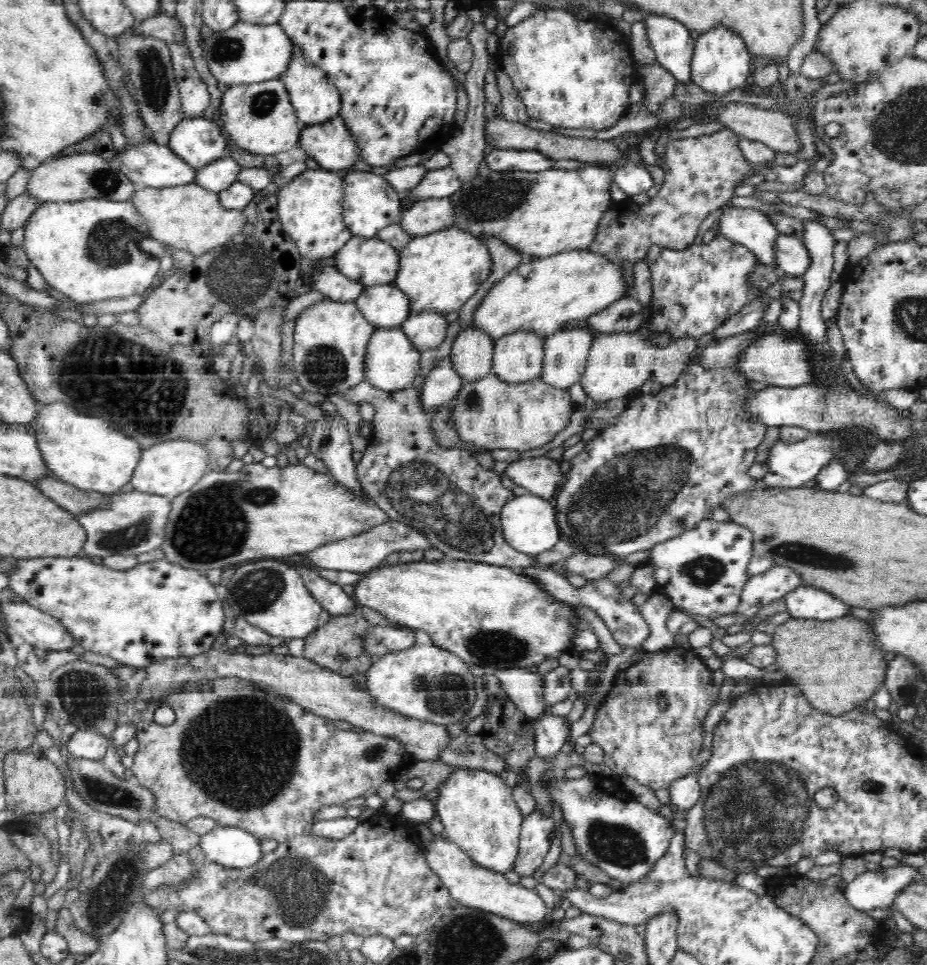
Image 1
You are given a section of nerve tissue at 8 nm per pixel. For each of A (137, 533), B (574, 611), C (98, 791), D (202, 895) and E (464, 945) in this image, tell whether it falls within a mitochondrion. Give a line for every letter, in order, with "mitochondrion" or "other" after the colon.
A: mitochondrion
B: other
C: mitochondrion
D: other
E: mitochondrion

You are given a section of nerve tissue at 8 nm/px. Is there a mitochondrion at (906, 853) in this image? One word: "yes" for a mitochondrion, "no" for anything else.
no

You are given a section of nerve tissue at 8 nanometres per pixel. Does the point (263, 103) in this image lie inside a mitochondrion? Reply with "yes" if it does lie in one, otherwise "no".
yes

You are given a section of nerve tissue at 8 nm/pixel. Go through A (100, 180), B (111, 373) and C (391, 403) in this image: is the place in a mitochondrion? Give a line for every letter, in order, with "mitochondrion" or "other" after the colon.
A: mitochondrion
B: mitochondrion
C: other

